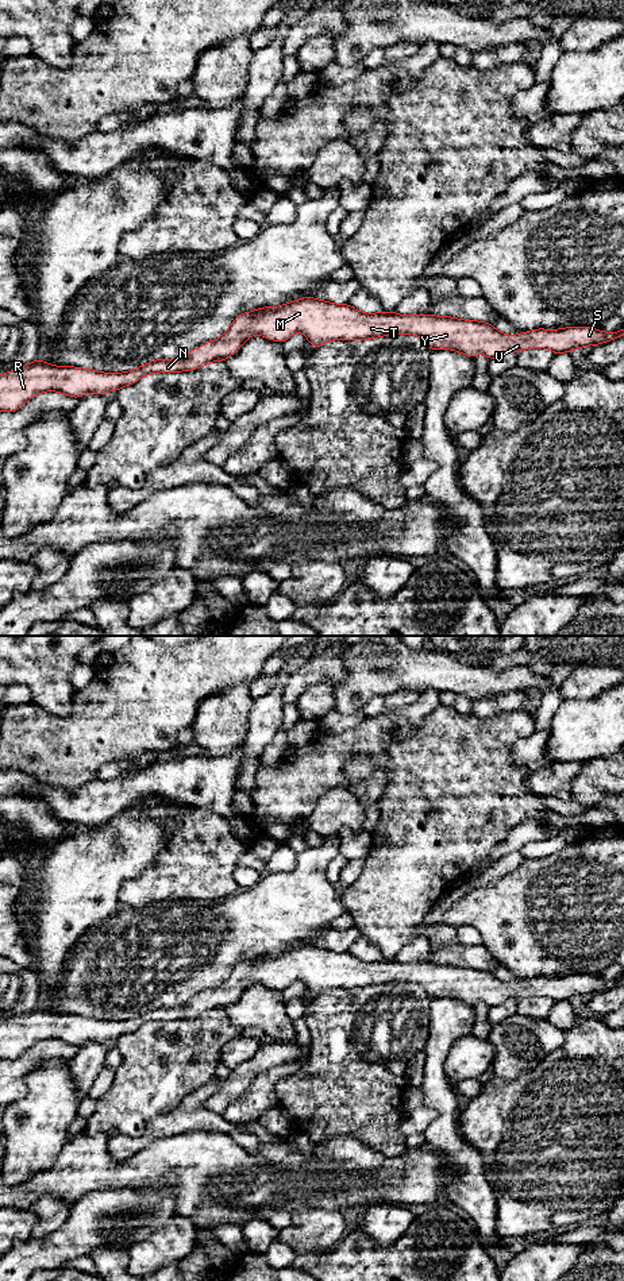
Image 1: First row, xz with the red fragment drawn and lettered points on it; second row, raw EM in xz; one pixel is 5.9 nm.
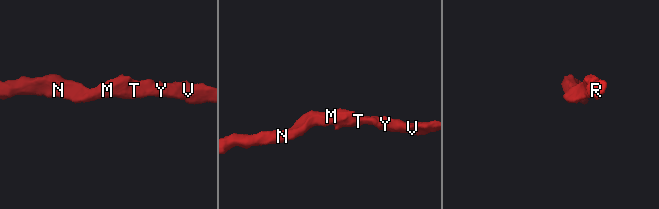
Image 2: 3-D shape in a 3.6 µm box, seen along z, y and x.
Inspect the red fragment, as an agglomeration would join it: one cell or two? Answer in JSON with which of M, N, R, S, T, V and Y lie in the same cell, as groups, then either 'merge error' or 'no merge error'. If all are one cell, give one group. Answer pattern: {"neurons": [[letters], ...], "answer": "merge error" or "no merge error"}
{"neurons": [["M", "N", "R", "S", "T", "V", "Y"]], "answer": "no merge error"}

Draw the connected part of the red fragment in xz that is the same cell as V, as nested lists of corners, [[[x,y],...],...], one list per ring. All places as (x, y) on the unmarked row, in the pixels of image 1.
[[[303,945],[276,956],[265,954],[240,961],[219,987],[207,989],[204,993],[189,999],[181,1006],[157,1007],[126,1020],[100,1020],[92,1016],[54,1014],[36,1007],[23,1015],[0,1022],[0,1060],[14,1060],[34,1043],[43,1039],[59,1039],[73,1046],[80,1046],[88,1041],[104,1042],[107,1039],[118,1039],[124,1034],[138,1030],[149,1022],[190,1019],[204,1015],[215,1008],[226,1010],[226,1007],[234,1003],[253,983],[262,983],[269,988],[282,991],[296,980],[304,981],[313,996],[331,988],[366,988],[378,987],[385,983],[416,983],[425,989],[431,999],[452,998],[470,1006],[482,1002],[490,1008],[497,1007],[509,999],[521,1000],[529,996],[548,996],[555,1003],[573,1000],[579,995],[597,993],[624,984],[624,977],[602,980],[592,975],[567,975],[563,977],[539,976],[520,983],[505,983],[498,980],[493,972],[478,968],[461,968],[457,965],[434,962],[401,964],[396,960],[385,958],[378,961],[365,961],[357,958],[348,952],[332,952],[324,948]]]

